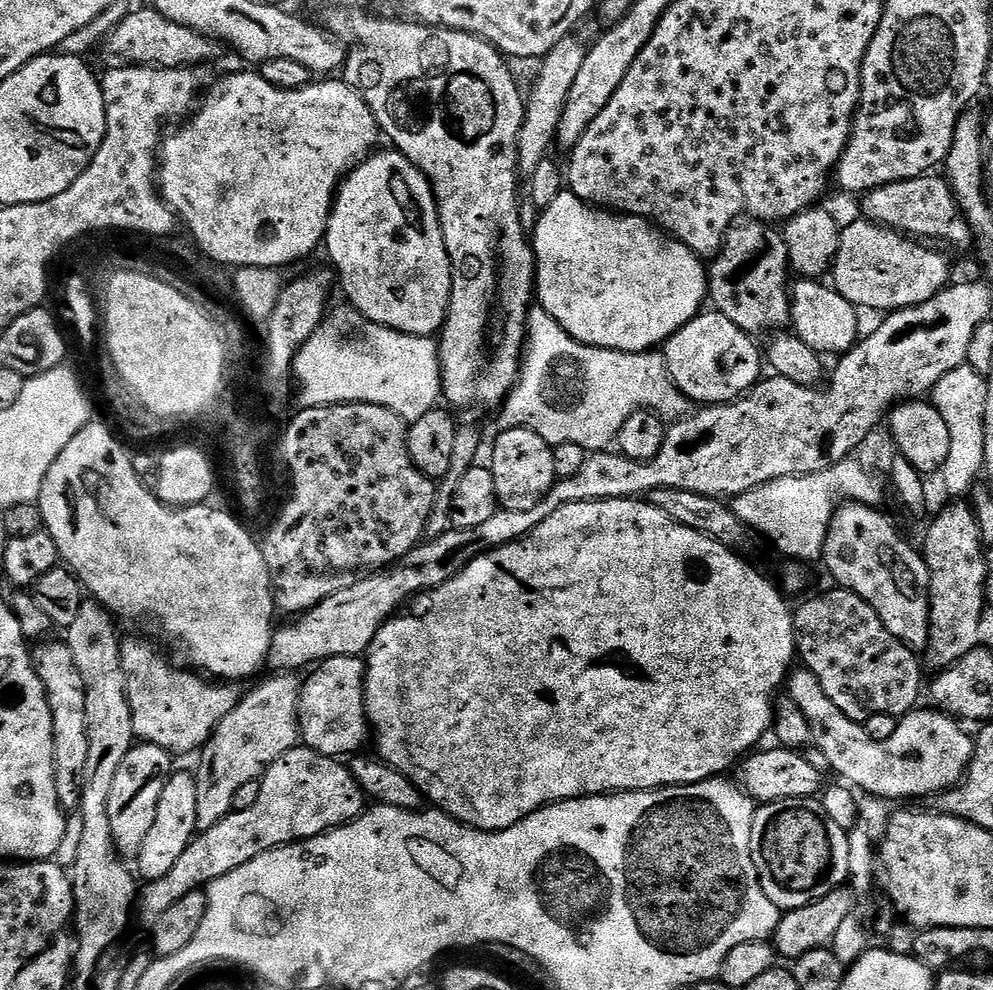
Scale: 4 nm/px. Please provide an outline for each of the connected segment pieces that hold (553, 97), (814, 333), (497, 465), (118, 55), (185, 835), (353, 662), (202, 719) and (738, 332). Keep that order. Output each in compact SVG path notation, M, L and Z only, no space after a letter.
M573 34L562 38L542 57L544 64L540 68L540 73L536 76L536 81L532 84L532 93L527 93L524 105L524 121L522 130L519 131L518 146L519 166L518 170L526 176L531 176L538 168L540 162L549 157L550 146L555 143L558 130L558 122L562 122L562 110L570 98L570 90L574 90L574 82L578 78L578 70L582 70L582 62L586 58L590 40L579 34Z
M800 278L791 285L792 318L790 328L795 336L802 338L802 342L806 342L806 346L810 346L815 352L843 354L851 350L861 339L859 316L861 313L858 311L857 305L842 298L842 294L837 292L835 287L825 284L820 280Z
M506 428L499 433L492 448L490 467L494 474L494 490L500 508L530 510L551 490L558 477L554 474L553 445L547 444L528 428Z
M151 6L132 12L112 33L104 44L104 52L121 65L150 64L157 68L195 68L204 66L207 60L215 58L222 51L213 37L195 32L186 24L168 20Z
M173 771L172 777L166 782L166 790L162 790L162 799L158 801L158 815L154 818L154 826L150 826L142 841L142 850L134 858L134 868L141 881L166 878L166 874L170 874L170 869L178 862L178 858L186 854L192 837L197 835L197 814L198 786L195 775L191 771Z
M332 656L317 667L320 669L309 680L303 681L300 689L303 747L337 758L351 757L363 749L360 747L364 739L370 736L368 713L364 710L364 666L365 661L358 656Z
M125 639L120 646L120 657L128 679L128 701L137 741L153 744L173 754L199 753L212 739L212 732L220 720L234 710L242 695L241 689L231 683L209 682L195 671L180 666L171 668L167 658L159 656L155 646L144 640Z
M715 310L701 311L682 330L678 330L665 344L662 345L664 364L672 376L672 381L682 390L689 401L700 406L714 404L730 404L733 400L739 400L745 394L752 391L761 379L760 364L762 368L762 352L756 349L756 344L749 333L742 331L730 318Z

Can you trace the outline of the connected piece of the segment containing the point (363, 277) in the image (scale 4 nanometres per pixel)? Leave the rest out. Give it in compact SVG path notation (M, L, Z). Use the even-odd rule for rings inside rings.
M395 150L383 152L377 151L368 159L357 164L340 183L336 189L336 198L332 201L332 212L328 216L328 233L324 235L323 247L328 248L328 256L332 259L331 267L334 269L338 288L344 291L344 296L361 312L367 323L380 324L383 328L393 328L395 332L401 332L407 336L435 337L443 328L448 319L448 307L450 306L450 294L452 293L452 259L446 250L446 242L440 225L440 210L436 207L436 196L432 192L432 181L419 172L402 153Z

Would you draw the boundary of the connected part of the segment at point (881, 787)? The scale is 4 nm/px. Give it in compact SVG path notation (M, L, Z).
M803 666L797 667L789 675L786 681L786 696L792 699L806 716L812 731L811 743L824 755L823 763L825 765L828 763L844 779L841 781L847 782L861 793L864 791L872 796L885 796L888 800L908 800L911 796L932 798L950 788L957 787L963 781L968 765L972 762L973 737L971 735L968 737L960 729L963 727L953 717L939 710L931 710L932 712L913 710L907 716L899 717L897 724L900 725L893 730L892 736L886 737L885 740L875 740L864 729L867 727L863 723L846 718L846 714L842 714L842 710L838 710L838 706L834 706L834 702L826 698L826 690L822 690L822 682L818 682L818 678L814 678L814 674Z

